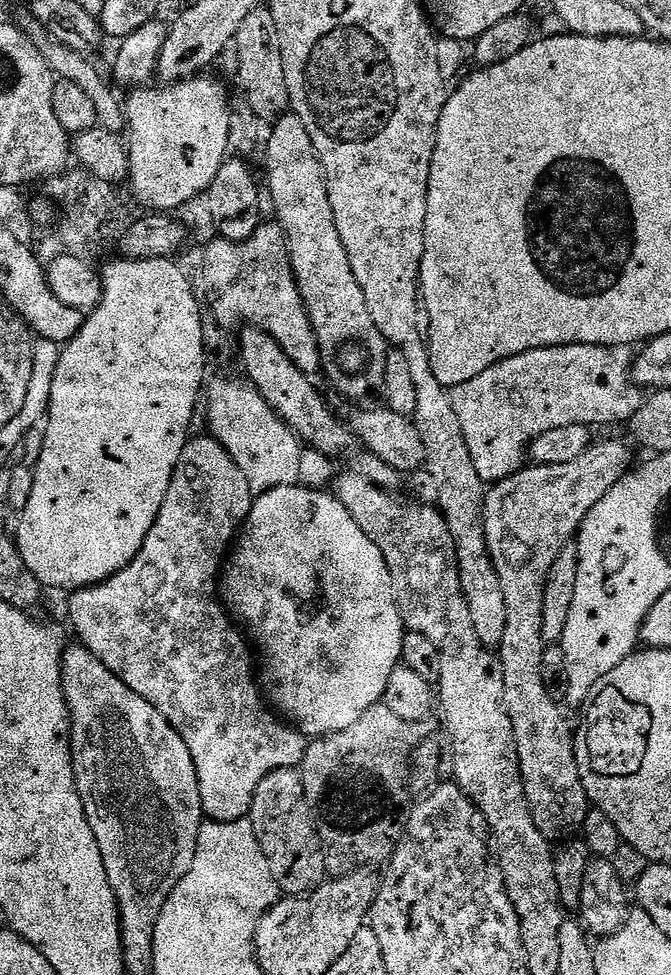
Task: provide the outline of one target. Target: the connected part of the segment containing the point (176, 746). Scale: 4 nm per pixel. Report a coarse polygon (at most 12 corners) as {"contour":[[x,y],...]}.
{"contour":[[96,668],[63,683],[72,769],[128,908],[192,812],[186,744]]}

